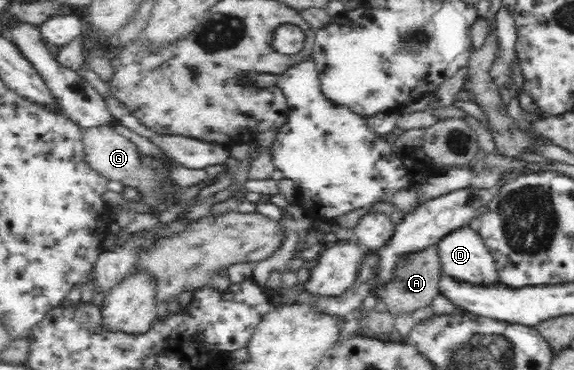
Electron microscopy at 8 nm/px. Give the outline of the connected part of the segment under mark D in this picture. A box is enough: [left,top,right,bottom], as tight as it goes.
[436,225,499,283]

